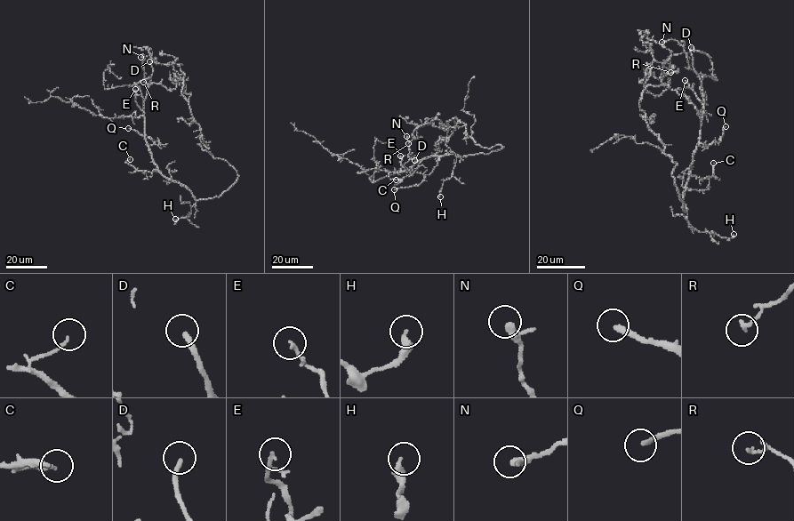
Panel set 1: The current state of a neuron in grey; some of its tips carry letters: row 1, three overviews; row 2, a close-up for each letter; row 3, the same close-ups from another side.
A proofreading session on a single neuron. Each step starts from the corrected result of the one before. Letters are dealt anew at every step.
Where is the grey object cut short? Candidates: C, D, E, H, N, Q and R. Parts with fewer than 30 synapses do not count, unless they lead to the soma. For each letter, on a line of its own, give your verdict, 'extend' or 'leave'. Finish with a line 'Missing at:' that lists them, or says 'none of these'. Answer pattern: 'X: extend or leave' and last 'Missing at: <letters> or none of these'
C: leave
D: extend
E: leave
H: leave
N: leave
Q: extend
R: leave
Missing at: D, Q

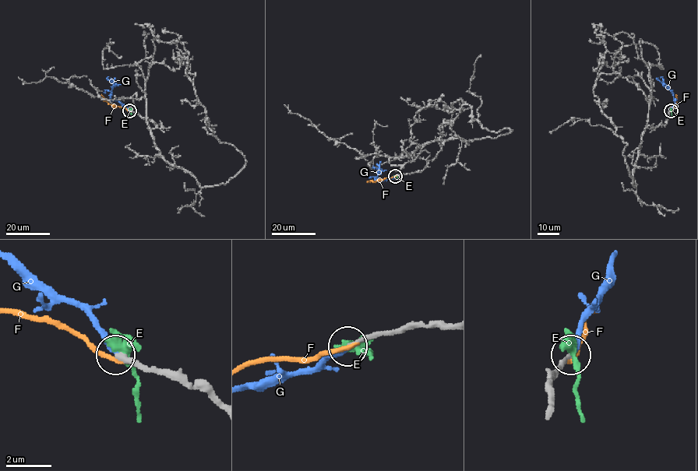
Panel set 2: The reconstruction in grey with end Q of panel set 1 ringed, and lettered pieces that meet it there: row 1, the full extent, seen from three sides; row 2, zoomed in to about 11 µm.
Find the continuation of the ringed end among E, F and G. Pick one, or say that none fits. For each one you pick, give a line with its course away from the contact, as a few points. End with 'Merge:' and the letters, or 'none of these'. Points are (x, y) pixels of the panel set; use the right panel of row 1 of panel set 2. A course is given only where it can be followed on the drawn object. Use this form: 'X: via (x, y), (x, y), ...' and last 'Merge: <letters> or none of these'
G: via (671, 110), (675, 100), (660, 78)
Merge: G

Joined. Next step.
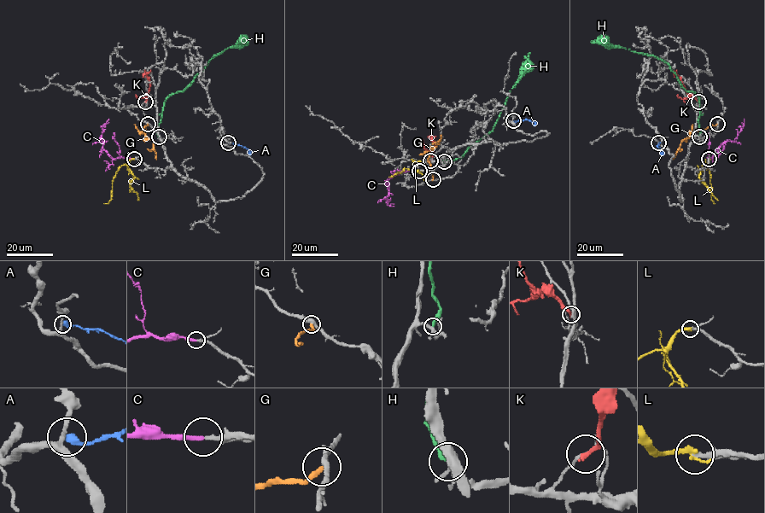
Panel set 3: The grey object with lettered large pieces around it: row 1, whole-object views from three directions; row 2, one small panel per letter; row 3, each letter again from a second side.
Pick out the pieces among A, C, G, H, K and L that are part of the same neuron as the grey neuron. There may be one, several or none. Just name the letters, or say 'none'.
C

